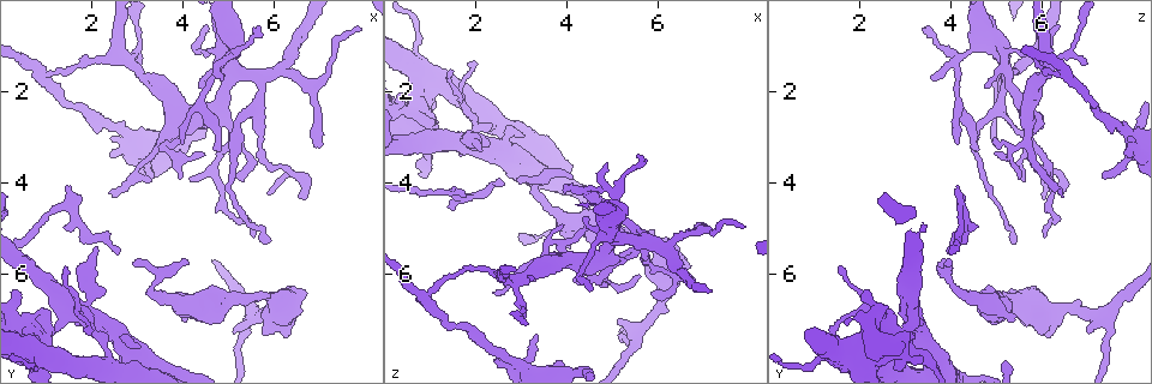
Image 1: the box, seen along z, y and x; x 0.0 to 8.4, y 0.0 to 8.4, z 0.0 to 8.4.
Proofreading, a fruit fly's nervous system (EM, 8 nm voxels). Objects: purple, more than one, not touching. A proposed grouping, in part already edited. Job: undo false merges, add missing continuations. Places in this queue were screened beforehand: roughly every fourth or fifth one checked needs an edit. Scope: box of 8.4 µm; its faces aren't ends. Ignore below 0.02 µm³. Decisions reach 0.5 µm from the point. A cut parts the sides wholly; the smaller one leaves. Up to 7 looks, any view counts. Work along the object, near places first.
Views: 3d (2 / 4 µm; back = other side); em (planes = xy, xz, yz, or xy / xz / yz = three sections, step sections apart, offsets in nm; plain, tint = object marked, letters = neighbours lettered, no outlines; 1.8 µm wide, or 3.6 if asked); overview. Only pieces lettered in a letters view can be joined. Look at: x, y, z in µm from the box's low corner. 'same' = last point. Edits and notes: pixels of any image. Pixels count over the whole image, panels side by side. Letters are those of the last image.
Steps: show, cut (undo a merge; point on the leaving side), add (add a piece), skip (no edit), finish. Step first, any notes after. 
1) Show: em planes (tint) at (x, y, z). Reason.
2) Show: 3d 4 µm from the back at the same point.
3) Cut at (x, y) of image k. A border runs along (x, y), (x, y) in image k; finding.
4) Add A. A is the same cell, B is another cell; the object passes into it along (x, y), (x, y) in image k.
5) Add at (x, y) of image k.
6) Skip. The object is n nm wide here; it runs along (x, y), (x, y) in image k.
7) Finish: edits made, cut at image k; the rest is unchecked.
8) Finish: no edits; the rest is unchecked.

Show: em xz step 8 (tint) at (1.00, 7.90, 1.85).

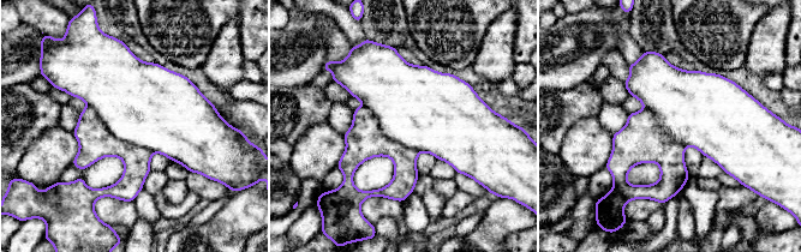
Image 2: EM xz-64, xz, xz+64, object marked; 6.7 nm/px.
Show: em xz step 8 (letters) at the same point. See the neighbours.

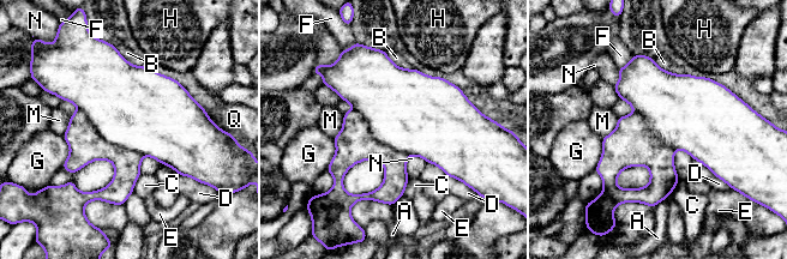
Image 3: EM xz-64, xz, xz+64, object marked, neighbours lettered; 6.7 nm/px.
Cut at (127, 110) of image 3. The object is 500 nm wide here; A, B, C, D, E, F, G, H, M, N and Q are other cells; a border runs along (78, 109), (104, 139), (143, 156) in image 3; two neurons meet here.

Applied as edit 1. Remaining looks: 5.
Show: overview. Redraw.

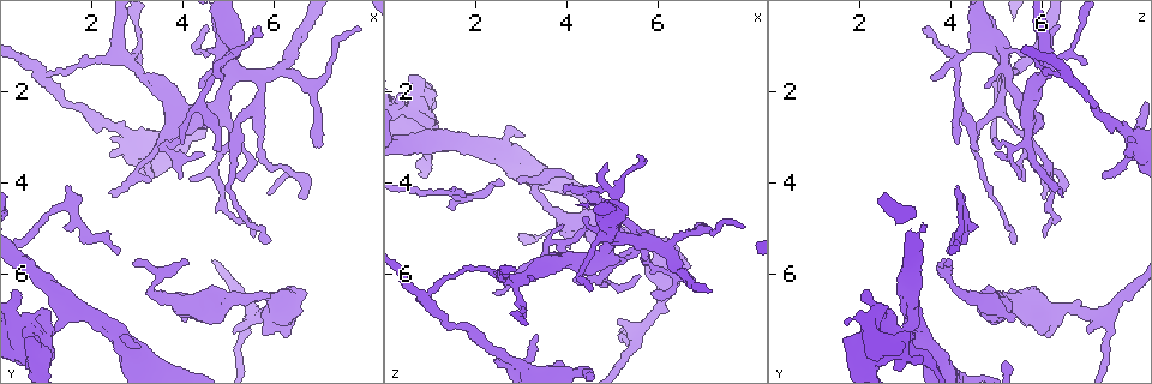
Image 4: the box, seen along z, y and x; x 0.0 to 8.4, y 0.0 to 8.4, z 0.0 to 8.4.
Show: 3d 4 µm from the back at (4.70, 3.25, 4.65). An open end.

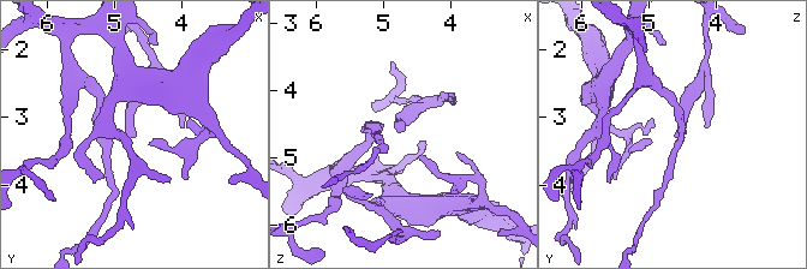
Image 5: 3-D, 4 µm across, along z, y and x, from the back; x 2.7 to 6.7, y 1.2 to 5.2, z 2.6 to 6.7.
Show: em 3.6 µm xy step 16 (letters) at (4.70, 3.25, 4.60). Shape alone is not enough.

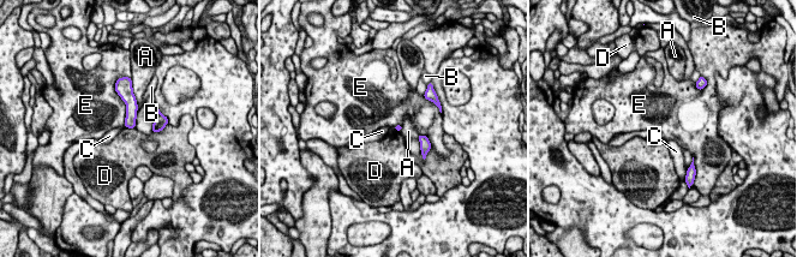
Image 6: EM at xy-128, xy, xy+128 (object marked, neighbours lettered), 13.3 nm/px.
Skip. A, B, C, D and E are other cells; it runs along (124, 94), (131, 102), (132, 124) in image 6; no lettered piece goes on from it.

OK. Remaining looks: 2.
Show: 3d 4 µm at (3.35, 3.95, 7.35). Thin end.

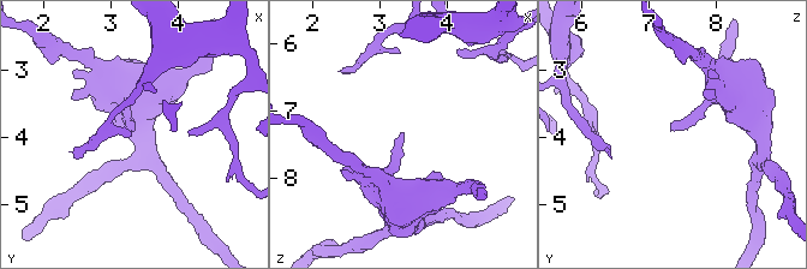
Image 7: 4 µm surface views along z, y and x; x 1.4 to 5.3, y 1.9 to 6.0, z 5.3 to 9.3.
Show: em planes (letters) at (3.35, 3.95, 7.30).

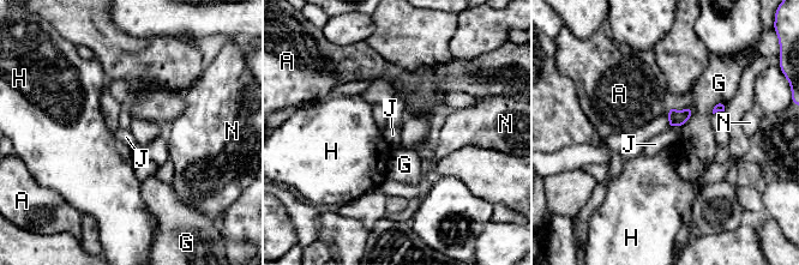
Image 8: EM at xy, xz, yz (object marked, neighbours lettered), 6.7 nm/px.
Skip. The object is 100 nm wide here; A, G, H, J and N are other cells; a border runs along (668, 126), (673, 127) in image 8; none of them fits.

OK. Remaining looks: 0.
Finish: edits made, cut at image 3; the rest is unchecked.

